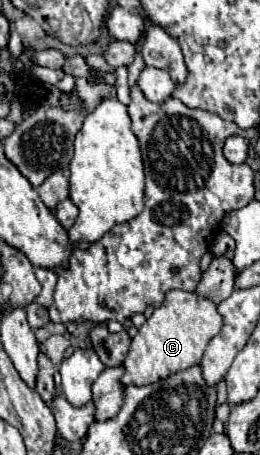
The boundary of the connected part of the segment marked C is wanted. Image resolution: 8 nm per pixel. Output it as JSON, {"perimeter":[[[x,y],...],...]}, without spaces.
{"perimeter":[[[171,289],[165,295],[161,307],[139,327],[137,335],[131,341],[129,355],[123,363],[125,375],[121,377],[123,385],[149,385],[159,379],[165,379],[177,371],[185,371],[197,365],[203,357],[203,351],[213,335],[219,333],[223,321],[217,313],[217,305],[207,297],[197,295],[195,291]]]}

